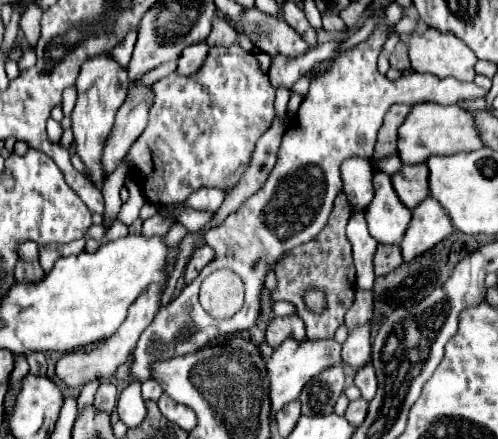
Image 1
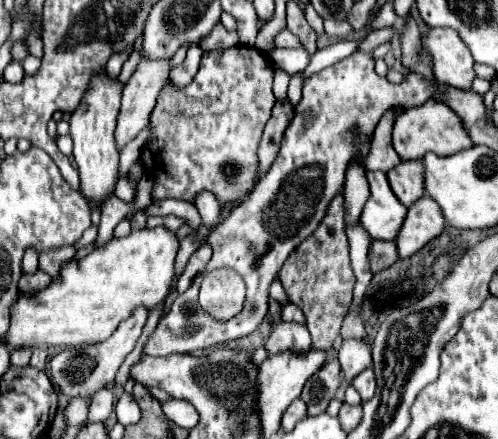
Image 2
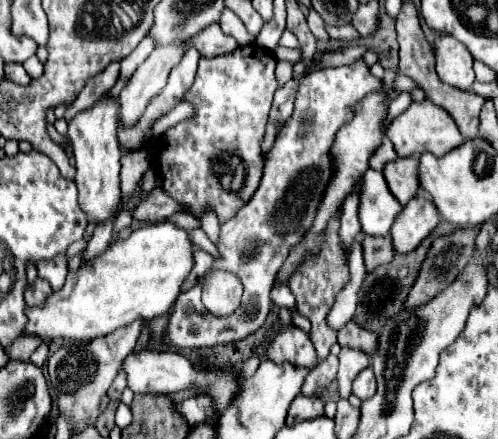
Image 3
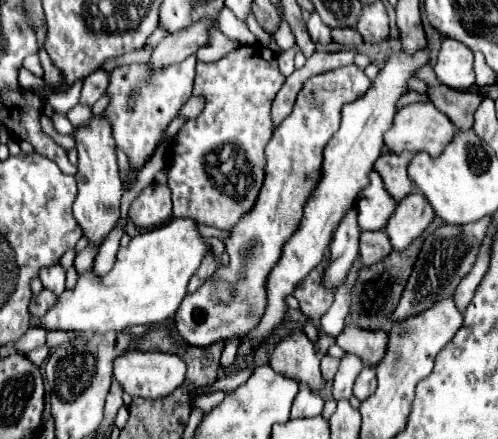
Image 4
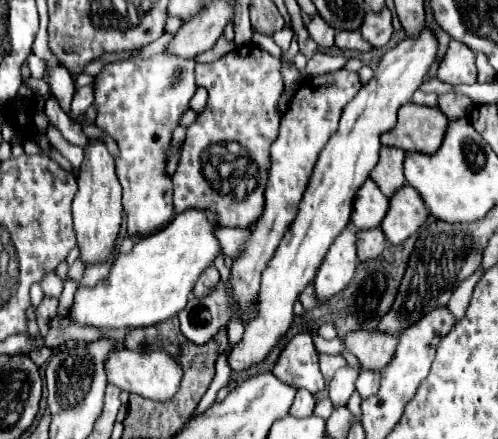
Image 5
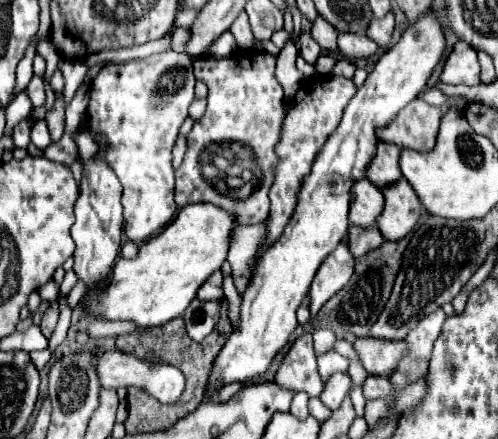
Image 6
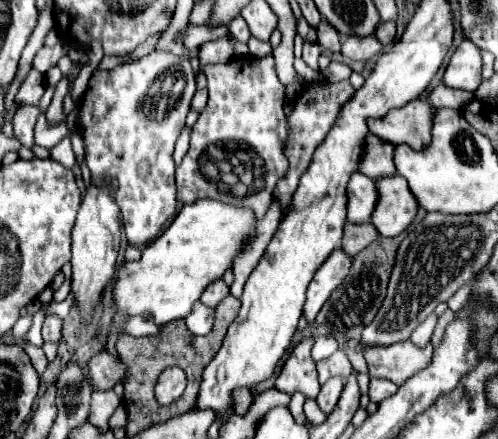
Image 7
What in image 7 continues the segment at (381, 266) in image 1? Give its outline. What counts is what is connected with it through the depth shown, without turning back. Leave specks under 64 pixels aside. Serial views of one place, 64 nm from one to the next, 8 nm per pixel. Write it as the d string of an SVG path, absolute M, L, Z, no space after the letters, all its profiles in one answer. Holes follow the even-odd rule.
M372 222L366 224L350 224L344 228L344 240L342 240L342 250L348 256L356 256L356 252L364 250L368 244L372 244L378 238L378 230Z

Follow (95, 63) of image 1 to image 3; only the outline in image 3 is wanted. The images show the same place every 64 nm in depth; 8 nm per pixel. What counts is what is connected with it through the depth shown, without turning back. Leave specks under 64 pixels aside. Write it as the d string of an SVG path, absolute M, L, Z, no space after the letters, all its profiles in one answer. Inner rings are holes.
M104 92L90 108L78 112L68 122L68 138L74 148L76 160L76 186L78 186L78 204L86 212L90 222L108 220L120 202L120 142L118 142L118 112L120 104L108 92Z

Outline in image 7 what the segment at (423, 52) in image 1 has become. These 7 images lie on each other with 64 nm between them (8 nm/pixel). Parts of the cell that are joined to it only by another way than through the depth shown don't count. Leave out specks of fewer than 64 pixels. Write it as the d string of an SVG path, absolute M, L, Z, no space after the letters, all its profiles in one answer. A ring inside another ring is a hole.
M462 40L462 44L456 48L456 52L448 62L442 82L450 88L474 92L482 82L480 66L482 66L480 50L476 48L476 44L472 44L470 40Z

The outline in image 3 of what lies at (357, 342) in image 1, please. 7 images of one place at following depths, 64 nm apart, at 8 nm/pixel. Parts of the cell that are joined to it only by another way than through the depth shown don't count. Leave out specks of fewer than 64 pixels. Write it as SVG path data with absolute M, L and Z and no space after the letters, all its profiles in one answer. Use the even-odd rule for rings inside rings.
M342 348L340 354L340 370L338 370L338 386L340 386L340 396L342 398L348 398L348 394L352 392L352 382L354 378L364 370L368 368L370 364L370 356L362 350L356 350L356 348Z

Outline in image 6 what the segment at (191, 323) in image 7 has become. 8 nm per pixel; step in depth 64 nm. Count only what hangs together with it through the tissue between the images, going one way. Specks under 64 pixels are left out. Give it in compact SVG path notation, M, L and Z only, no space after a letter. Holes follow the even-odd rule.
M198 298L192 300L192 304L186 308L184 312L184 326L186 326L186 334L196 340L202 342L218 324L220 320L220 300L208 300L208 302L200 302Z

